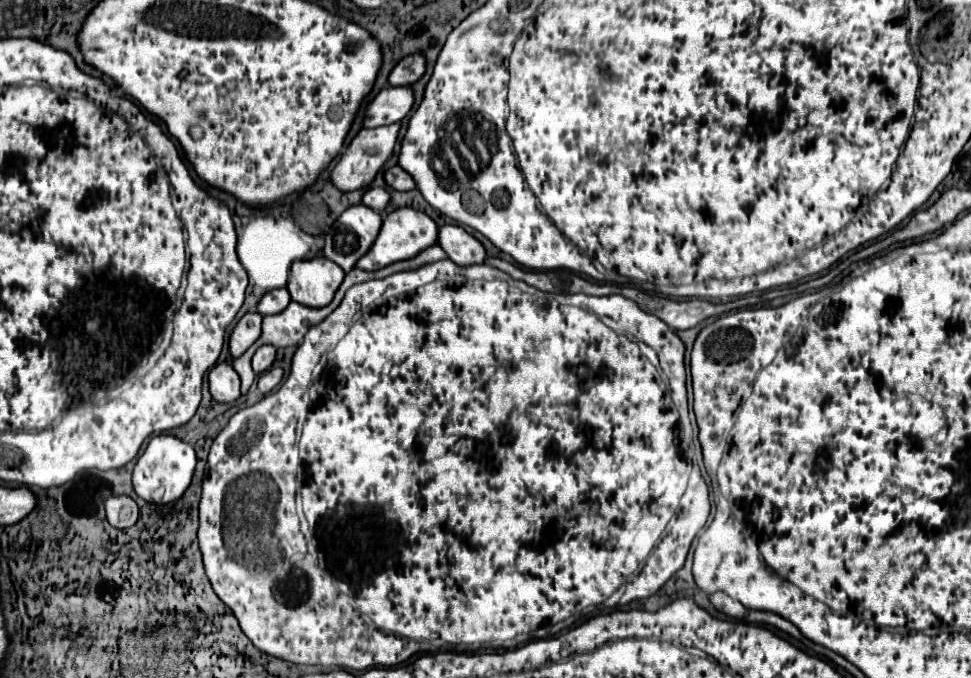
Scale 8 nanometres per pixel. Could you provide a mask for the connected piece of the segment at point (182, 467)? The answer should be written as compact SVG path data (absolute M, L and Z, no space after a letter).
M166 433L154 435L146 445L142 457L134 465L134 473L132 473L134 491L138 497L142 497L148 503L176 501L188 489L194 467L196 467L196 453L192 445L180 441L174 435L166 435Z

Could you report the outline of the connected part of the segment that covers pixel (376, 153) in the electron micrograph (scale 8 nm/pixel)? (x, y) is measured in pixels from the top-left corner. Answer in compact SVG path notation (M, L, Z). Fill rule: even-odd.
M400 123L388 125L388 127L376 127L376 129L362 129L350 141L350 145L342 151L336 167L330 173L330 179L332 179L334 187L338 187L340 191L354 191L354 189L360 189L360 187L372 183L372 179L382 169L382 165L386 163L386 159L390 157L392 149L394 149L398 129L400 129Z

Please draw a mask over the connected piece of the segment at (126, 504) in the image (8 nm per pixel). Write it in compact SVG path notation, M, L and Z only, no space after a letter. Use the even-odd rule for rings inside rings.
M108 495L104 499L108 523L114 527L132 527L138 519L138 505L128 495Z

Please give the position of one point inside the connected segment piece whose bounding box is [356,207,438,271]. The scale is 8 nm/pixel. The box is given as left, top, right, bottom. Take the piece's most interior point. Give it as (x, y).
(405, 231)

